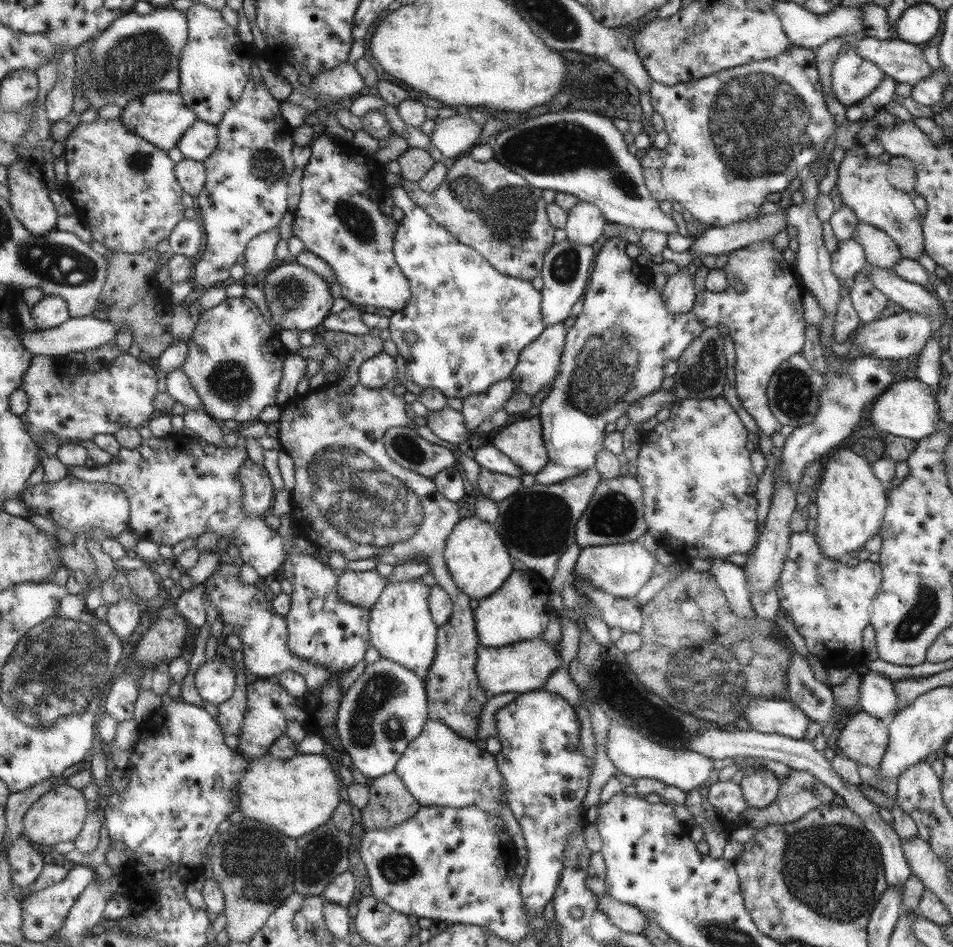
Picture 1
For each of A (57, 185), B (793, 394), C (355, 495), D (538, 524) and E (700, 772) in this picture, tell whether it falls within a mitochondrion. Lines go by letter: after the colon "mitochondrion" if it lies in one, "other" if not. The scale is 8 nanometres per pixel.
A: other
B: mitochondrion
C: mitochondrion
D: mitochondrion
E: other

